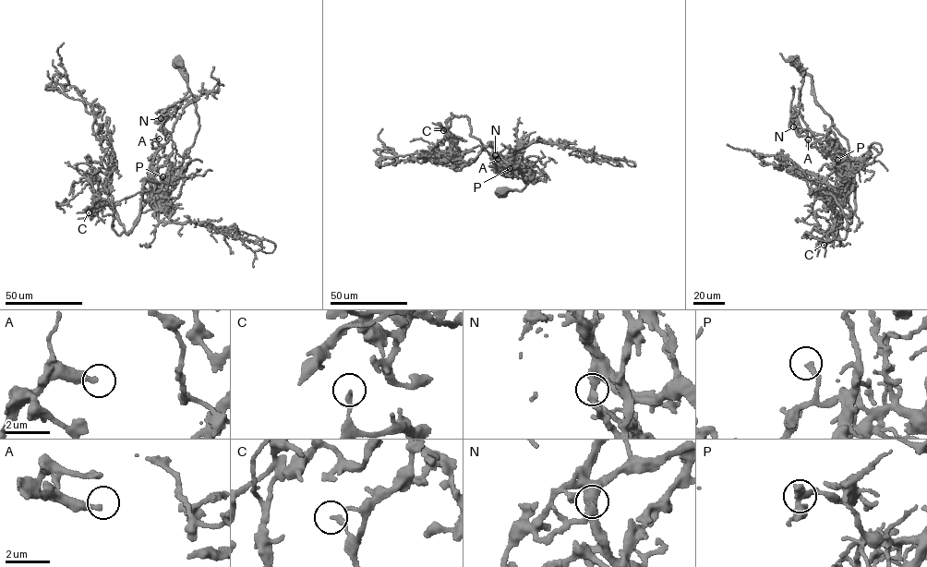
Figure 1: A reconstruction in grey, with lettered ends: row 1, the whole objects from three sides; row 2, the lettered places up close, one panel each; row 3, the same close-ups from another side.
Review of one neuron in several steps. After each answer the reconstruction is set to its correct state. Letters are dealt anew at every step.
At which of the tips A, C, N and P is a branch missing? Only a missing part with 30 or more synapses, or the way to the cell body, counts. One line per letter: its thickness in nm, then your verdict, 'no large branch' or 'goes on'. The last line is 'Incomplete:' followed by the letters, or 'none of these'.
A: calibre 300 nm; goes on
C: calibre 200 nm; no large branch
N: calibre 220 nm; no large branch
P: calibre 200 nm; no large branch
Incomplete: A

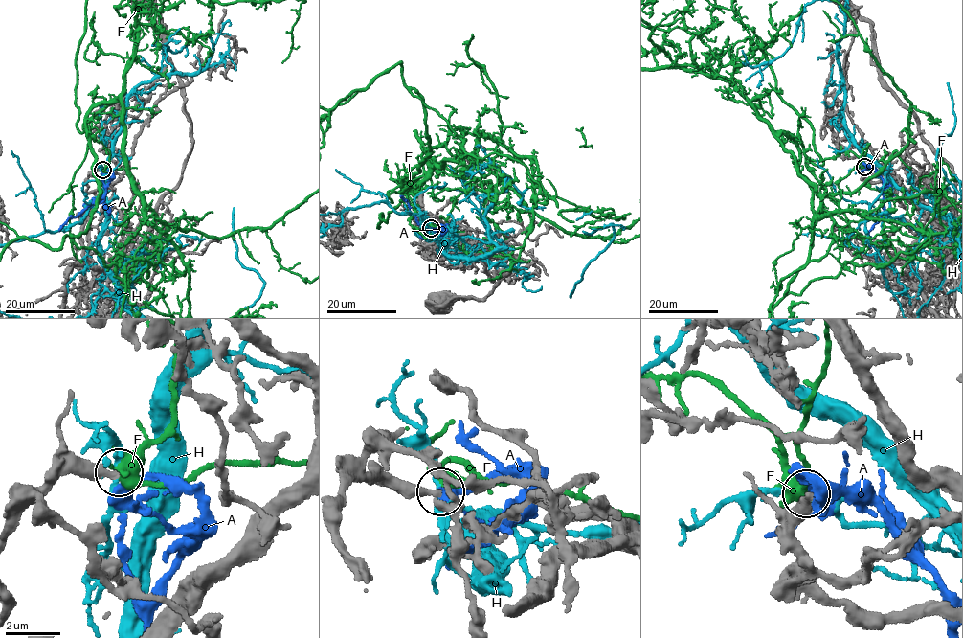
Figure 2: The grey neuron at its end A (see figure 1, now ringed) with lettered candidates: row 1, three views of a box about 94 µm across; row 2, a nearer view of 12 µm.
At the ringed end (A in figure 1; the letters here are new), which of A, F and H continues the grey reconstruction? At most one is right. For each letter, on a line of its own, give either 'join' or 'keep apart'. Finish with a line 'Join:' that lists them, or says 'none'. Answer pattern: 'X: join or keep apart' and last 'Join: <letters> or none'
A: join
F: keep apart
H: keep apart
Join: A

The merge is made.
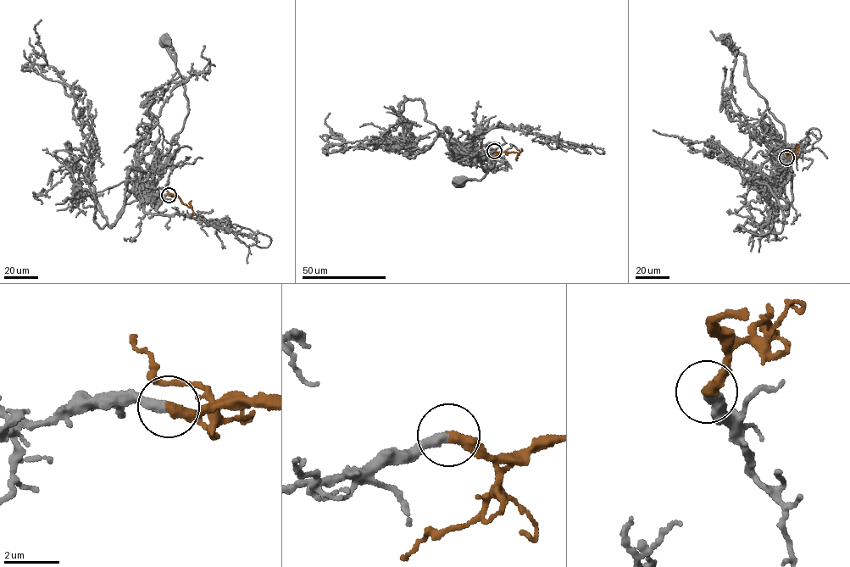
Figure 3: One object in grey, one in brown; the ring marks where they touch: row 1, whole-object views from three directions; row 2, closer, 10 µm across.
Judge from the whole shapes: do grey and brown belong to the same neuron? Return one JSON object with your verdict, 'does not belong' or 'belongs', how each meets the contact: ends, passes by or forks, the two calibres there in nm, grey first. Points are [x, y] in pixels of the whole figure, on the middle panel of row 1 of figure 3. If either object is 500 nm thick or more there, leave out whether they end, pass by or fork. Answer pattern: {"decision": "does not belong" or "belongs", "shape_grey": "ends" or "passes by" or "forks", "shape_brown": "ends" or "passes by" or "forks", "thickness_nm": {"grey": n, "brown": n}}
{"decision": "belongs", "shape_grey": "ends", "shape_brown": "ends", "thickness_nm": {"grey": 360, "brown": 400}}

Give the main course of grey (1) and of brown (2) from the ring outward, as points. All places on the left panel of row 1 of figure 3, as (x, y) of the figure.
1: (169, 195), (154, 194), (152, 189), (171, 141), (181, 130), (188, 109), (176, 57), (165, 41)
2: (169, 195), (177, 195), (183, 203), (191, 208), (192, 216)

